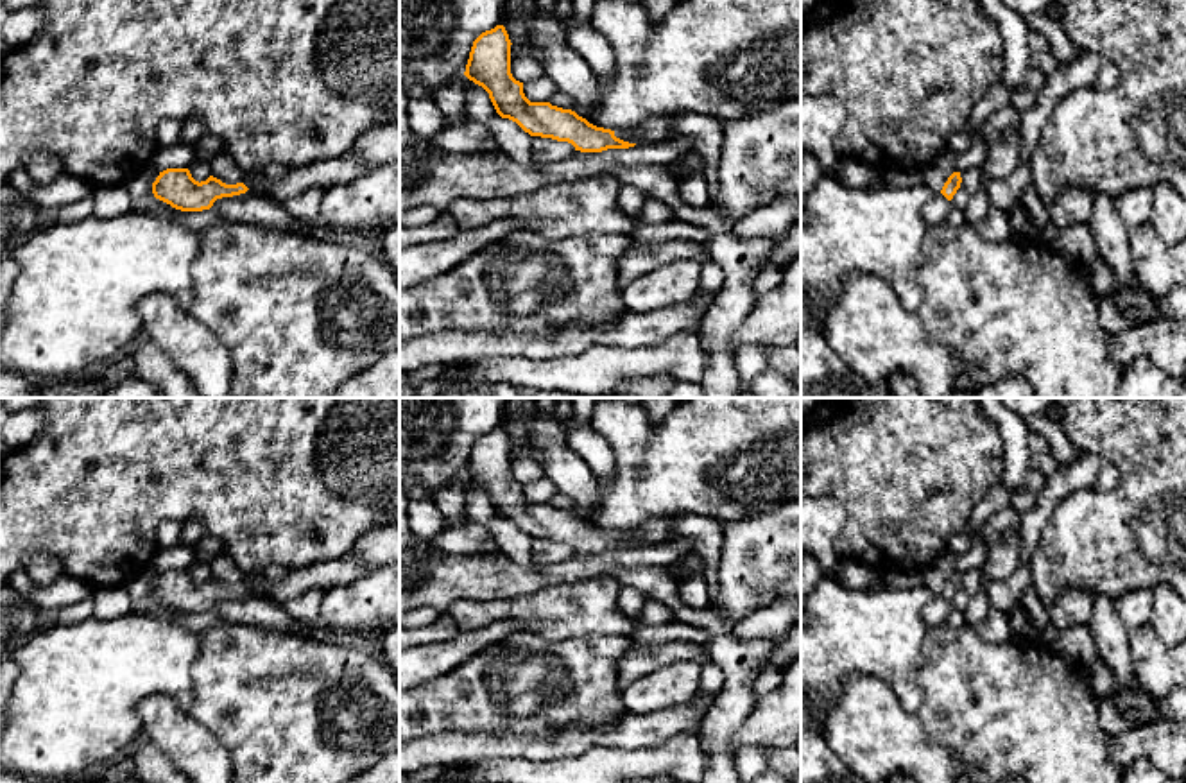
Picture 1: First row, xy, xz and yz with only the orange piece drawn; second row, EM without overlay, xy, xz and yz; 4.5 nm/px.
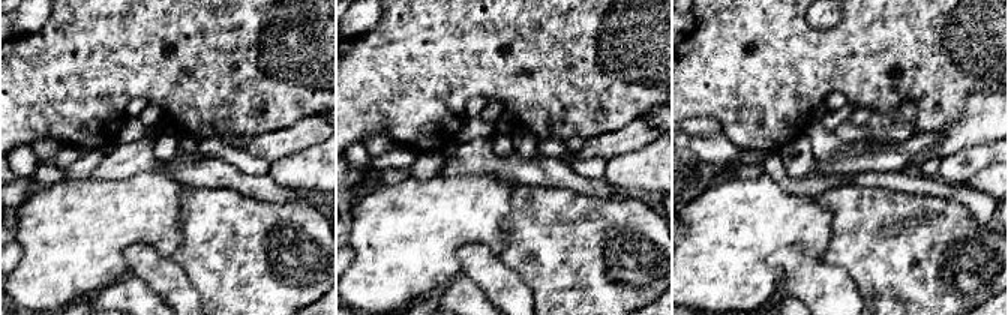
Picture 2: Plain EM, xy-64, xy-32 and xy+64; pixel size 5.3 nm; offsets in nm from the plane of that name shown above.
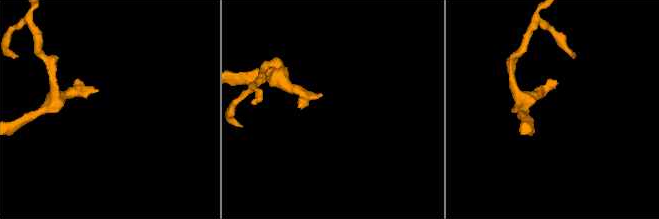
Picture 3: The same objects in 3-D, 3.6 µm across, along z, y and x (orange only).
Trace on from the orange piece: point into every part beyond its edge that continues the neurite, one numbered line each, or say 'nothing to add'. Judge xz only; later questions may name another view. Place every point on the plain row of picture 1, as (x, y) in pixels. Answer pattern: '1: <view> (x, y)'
1: xz (656, 531)

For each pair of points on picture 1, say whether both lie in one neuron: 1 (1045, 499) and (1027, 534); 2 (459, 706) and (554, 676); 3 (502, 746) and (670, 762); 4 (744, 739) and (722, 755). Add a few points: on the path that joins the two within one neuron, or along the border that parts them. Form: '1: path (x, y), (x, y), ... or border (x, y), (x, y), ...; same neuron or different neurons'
1: path (1045, 507), (1032, 525); same neuron
2: path (482, 696), (515, 685), (531, 685); same neuron
3: border (622, 748), (604, 742), (540, 762); different neurons
4: border (751, 710), (731, 744), (735, 757); different neurons

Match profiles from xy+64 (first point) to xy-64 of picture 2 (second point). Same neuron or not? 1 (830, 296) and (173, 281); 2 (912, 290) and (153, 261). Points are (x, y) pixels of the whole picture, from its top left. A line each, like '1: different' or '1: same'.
1: same
2: different

